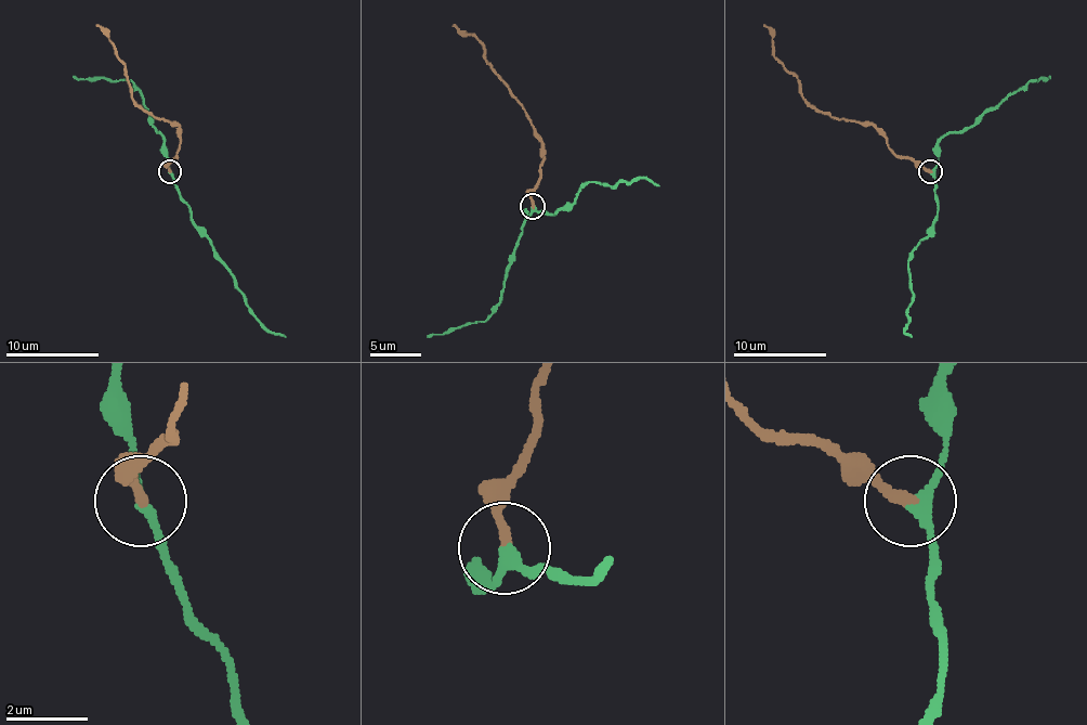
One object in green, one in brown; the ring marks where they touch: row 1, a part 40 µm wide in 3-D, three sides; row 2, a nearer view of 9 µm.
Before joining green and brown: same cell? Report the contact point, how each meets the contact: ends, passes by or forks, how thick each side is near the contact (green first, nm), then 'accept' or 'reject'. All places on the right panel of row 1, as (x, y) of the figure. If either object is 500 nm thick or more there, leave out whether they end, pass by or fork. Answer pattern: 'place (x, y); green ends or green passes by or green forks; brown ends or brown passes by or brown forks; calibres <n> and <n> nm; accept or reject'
place (930, 171); green passes by; brown ends; calibres 240 and 280 nm; accept

